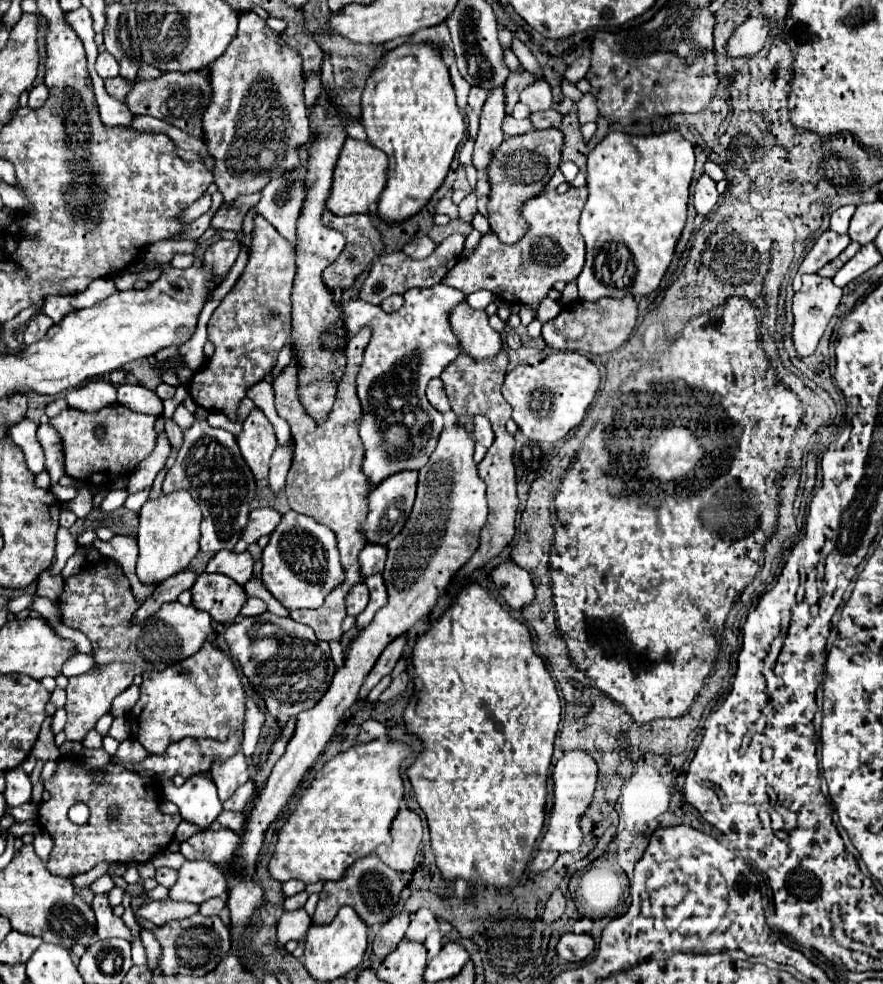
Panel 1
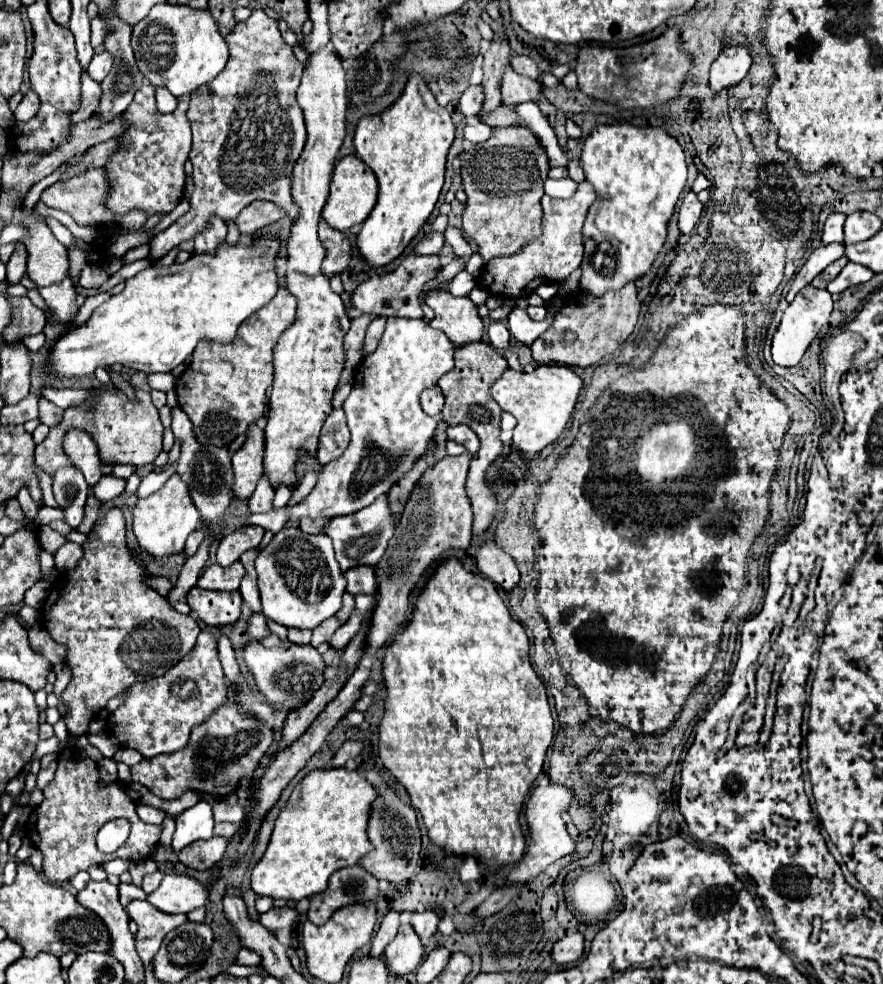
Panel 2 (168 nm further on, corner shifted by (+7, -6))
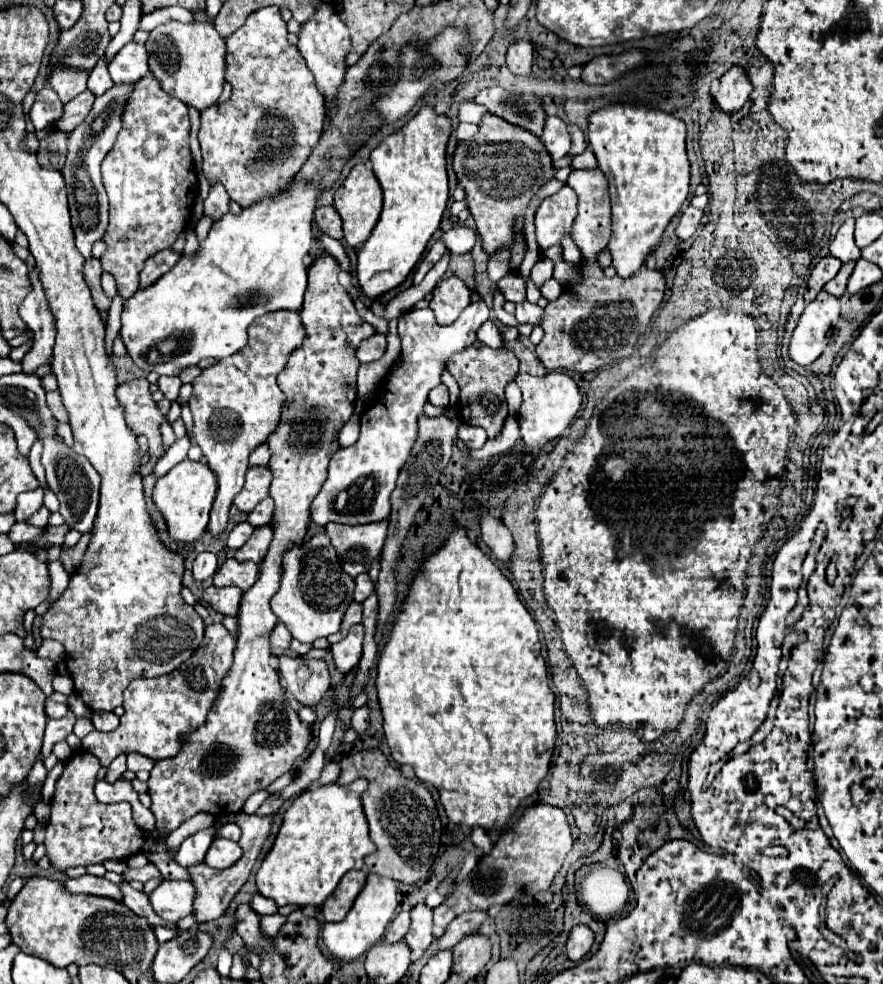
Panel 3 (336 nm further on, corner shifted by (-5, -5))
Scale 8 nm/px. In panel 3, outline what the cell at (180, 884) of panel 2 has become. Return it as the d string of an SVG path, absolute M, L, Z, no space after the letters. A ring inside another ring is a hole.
M162 880L162 884L148 894L148 900L162 920L178 922L180 918L190 914L194 896L196 888L192 886L192 882Z

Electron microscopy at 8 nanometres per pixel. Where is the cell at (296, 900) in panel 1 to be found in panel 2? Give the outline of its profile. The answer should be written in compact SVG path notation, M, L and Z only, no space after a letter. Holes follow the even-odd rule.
M272 907L268 913L260 917L260 923L275 934L278 941L291 946L292 925L298 921L298 911L292 907Z

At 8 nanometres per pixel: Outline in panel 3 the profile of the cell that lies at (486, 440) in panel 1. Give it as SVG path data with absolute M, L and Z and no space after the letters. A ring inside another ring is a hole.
M462 424L462 426L458 428L458 438L460 438L470 450L482 448L484 442L488 440L488 436L486 436L486 432L484 432L482 428L478 428L478 426L468 426L468 424Z

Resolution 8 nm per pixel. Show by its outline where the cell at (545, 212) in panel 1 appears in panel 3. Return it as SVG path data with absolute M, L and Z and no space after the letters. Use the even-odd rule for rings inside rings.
M564 184L562 190L546 198L536 210L536 238L540 250L558 244L564 234L570 234L576 218L576 192Z

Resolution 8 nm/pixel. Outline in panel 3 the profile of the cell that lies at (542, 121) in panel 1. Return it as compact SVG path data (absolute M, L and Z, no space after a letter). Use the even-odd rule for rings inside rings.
M464 102L460 106L460 112L458 112L458 122L472 122L472 124L478 124L480 118L484 116L484 106L478 106L476 102Z

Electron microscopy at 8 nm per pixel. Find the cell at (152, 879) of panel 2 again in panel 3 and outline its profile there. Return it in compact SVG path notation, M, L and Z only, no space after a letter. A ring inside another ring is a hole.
M144 866L144 868L126 868L126 872L122 874L122 878L126 882L132 882L132 880L140 880L140 882L148 882L152 878L158 878L160 872L156 870L156 866Z

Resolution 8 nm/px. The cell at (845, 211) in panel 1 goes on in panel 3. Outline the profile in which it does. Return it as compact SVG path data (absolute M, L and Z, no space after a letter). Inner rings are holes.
M848 218L840 226L836 238L830 244L830 256L838 258L840 262L850 262L860 258L860 248L854 242L854 218Z

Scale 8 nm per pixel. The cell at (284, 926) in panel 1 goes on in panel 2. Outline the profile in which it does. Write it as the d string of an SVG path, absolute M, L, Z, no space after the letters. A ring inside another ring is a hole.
M242 949L242 951L238 951L238 955L236 955L236 963L240 963L240 965L260 965L262 959L260 959L258 953L254 953L254 951L250 951L250 949Z

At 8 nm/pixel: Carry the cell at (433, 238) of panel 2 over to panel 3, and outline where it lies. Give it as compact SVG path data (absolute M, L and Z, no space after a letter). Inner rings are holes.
M452 226L450 230L446 230L442 234L442 242L446 244L446 248L452 254L466 254L466 252L472 252L472 248L476 244L476 232L470 228Z

